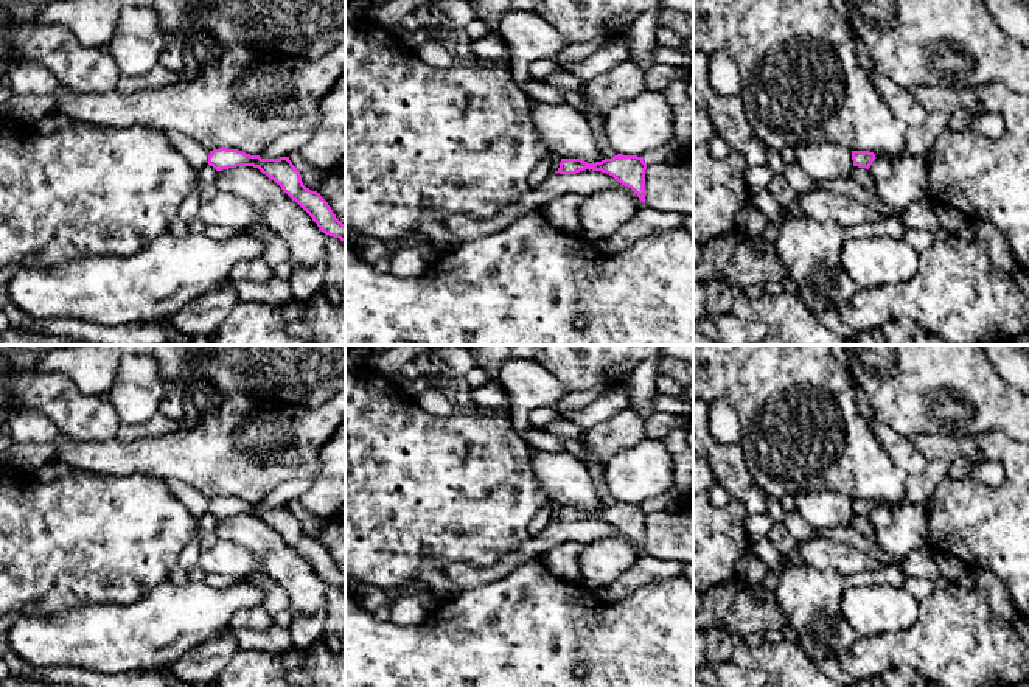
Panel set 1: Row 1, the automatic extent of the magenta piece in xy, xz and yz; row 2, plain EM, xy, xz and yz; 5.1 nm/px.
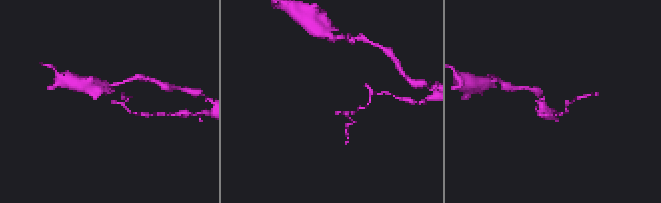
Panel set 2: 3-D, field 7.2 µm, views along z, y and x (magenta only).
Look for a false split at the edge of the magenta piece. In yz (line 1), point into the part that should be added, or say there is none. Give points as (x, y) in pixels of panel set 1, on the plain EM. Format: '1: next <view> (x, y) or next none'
1: next none

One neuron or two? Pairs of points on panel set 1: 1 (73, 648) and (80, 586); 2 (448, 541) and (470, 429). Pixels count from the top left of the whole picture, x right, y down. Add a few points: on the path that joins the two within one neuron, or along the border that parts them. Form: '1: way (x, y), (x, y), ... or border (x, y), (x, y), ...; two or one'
1: border (114, 602), (84, 603), (42, 617); two
2: way (451, 513), (451, 499), (459, 484), (459, 457); one

